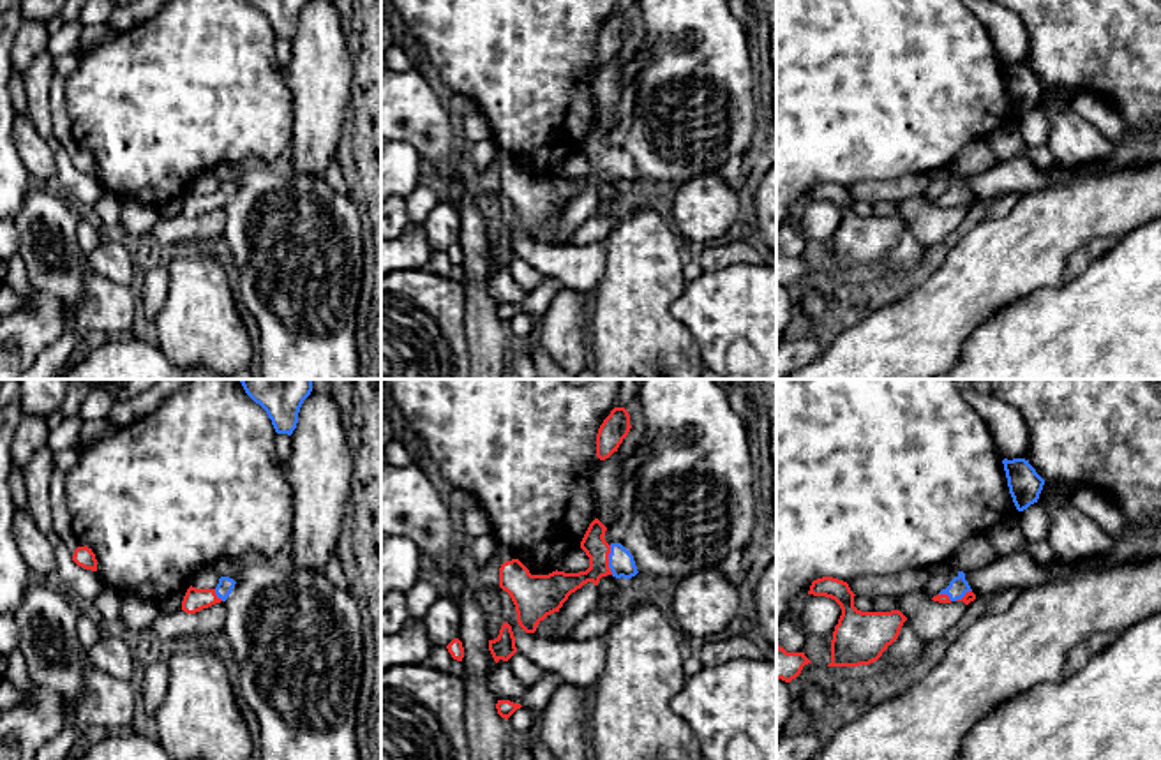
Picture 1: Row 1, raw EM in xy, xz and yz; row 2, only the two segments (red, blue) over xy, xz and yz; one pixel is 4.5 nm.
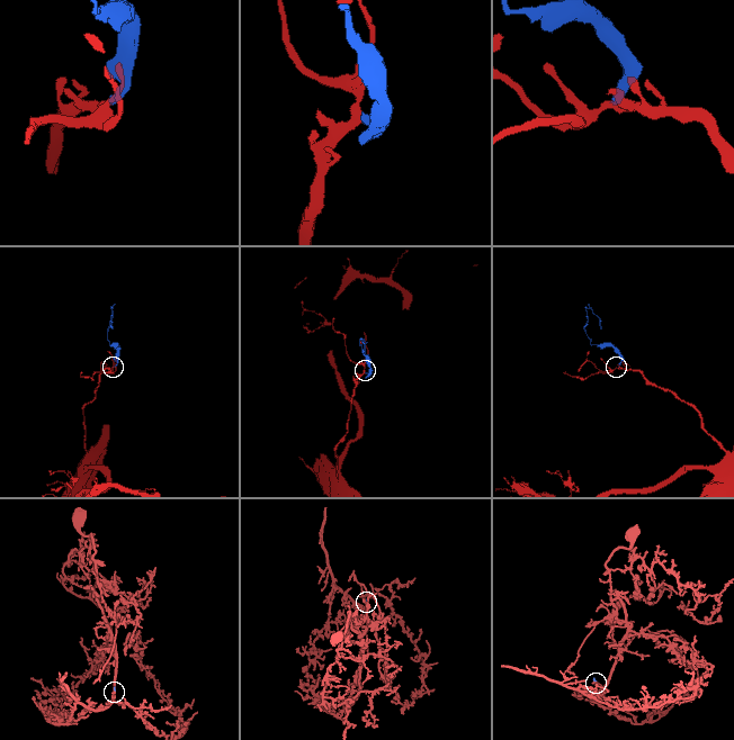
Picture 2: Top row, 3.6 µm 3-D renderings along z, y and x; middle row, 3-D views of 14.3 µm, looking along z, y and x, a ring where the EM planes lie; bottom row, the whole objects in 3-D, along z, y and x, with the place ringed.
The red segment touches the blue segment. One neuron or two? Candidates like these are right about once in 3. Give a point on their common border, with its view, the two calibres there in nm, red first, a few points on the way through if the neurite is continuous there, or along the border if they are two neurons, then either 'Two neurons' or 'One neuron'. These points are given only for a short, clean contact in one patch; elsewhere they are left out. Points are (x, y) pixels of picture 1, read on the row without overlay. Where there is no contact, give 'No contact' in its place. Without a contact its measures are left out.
Touches red at xz (607, 164). Thickness 120 nm (red) against 120 nm. Path across: xz (560, 191), (590, 180), (607, 164), (621, 168). One neuron

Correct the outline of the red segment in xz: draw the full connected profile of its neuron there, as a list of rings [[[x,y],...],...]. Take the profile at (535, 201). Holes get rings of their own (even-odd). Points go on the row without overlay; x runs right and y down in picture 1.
[[[595,123],[580,153],[589,162],[589,173],[579,178],[552,176],[549,180],[531,180],[519,166],[512,164],[499,173],[499,192],[506,196],[515,210],[517,227],[526,238],[535,238],[536,231],[551,219],[559,217],[572,197],[584,189],[598,190],[602,182],[635,182],[637,171],[630,155],[621,148],[605,146],[607,132]]]

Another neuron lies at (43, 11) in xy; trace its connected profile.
[[[19,0],[19,9],[25,19],[49,21],[62,14],[65,0]]]

